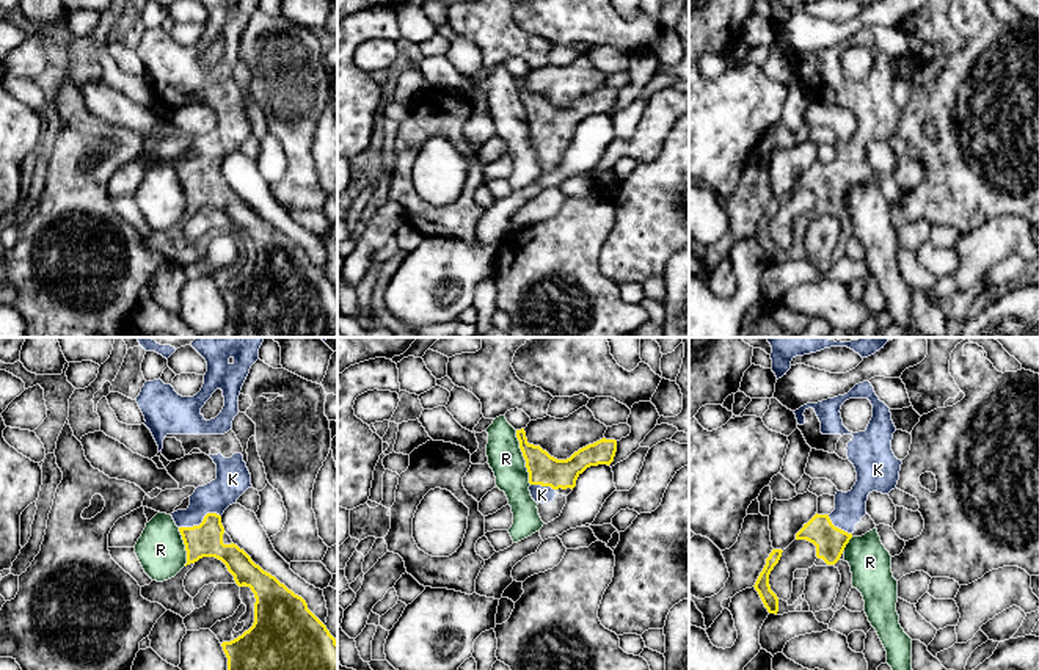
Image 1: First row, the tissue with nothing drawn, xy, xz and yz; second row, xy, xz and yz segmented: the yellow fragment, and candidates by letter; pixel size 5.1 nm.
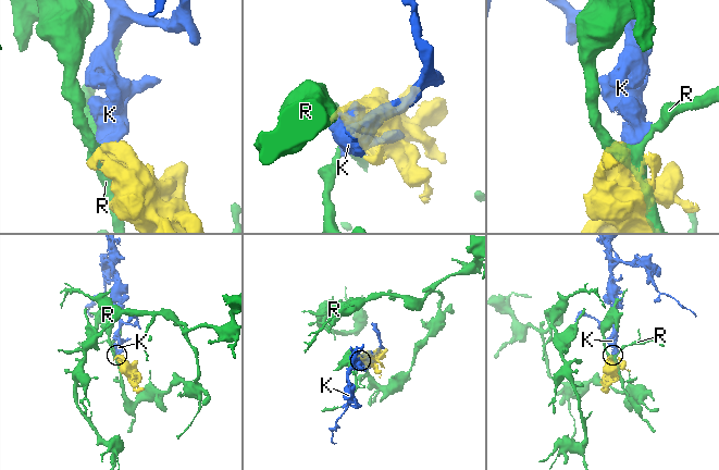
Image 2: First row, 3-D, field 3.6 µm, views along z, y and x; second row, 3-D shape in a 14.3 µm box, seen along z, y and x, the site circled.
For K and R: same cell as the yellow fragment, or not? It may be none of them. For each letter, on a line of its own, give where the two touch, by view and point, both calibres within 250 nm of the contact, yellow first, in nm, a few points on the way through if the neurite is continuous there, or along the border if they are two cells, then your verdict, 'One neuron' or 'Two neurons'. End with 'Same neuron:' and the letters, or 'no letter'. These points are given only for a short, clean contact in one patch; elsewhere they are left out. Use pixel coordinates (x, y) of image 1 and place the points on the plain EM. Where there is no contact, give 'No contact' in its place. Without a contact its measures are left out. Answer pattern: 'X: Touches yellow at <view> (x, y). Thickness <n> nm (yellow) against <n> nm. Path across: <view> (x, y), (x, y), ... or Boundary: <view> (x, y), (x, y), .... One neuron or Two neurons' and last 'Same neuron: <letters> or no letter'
K: Touches yellow at xy (201, 171). Thickness 180 nm (yellow) against 160 nm. Path across: xy (206, 189), (201, 171), (206, 154), (214, 146). One neuron
R: Touches yellow at xz (523, 104). Thickness 160 nm (yellow) against 180 nm. Boundary: xz (515, 79), (531, 132). Two neurons
Same neuron: K

